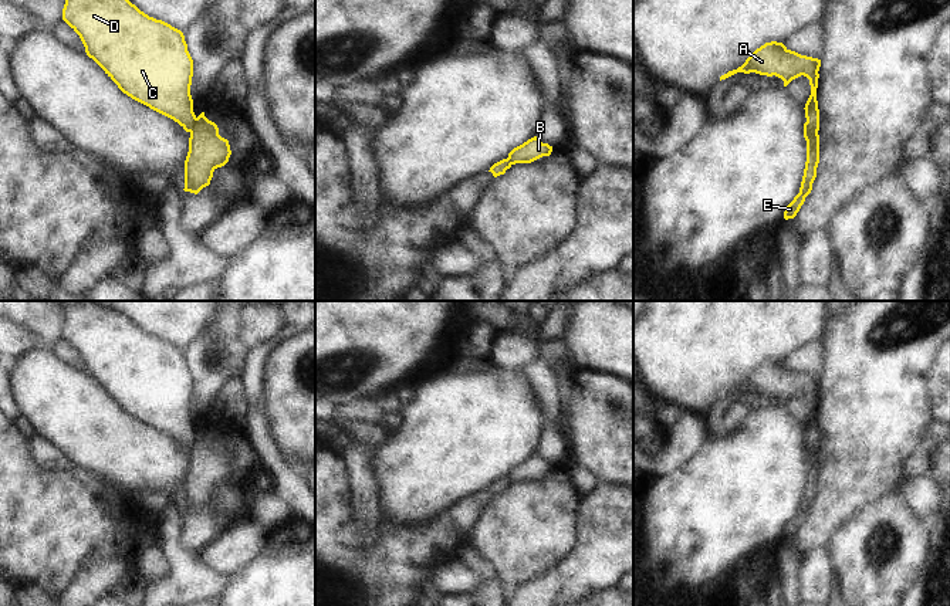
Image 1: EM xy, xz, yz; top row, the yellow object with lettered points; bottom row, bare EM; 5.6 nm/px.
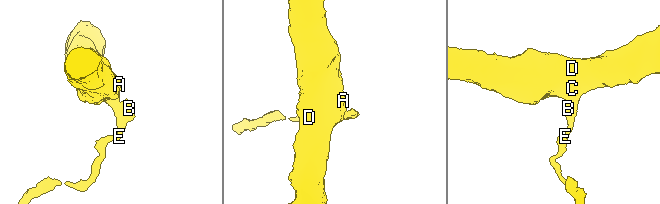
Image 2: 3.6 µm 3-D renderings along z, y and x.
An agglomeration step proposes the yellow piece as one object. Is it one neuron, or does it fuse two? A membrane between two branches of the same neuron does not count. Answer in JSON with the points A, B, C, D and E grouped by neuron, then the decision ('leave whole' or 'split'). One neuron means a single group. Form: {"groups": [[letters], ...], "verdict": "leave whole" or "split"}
{"groups": [["A", "C", "D"], ["B", "E"]], "verdict": "split"}

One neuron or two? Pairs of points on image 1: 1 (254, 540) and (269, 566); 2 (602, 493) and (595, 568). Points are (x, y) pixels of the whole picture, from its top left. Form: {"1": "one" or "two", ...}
{"1": "two", "2": "one"}

